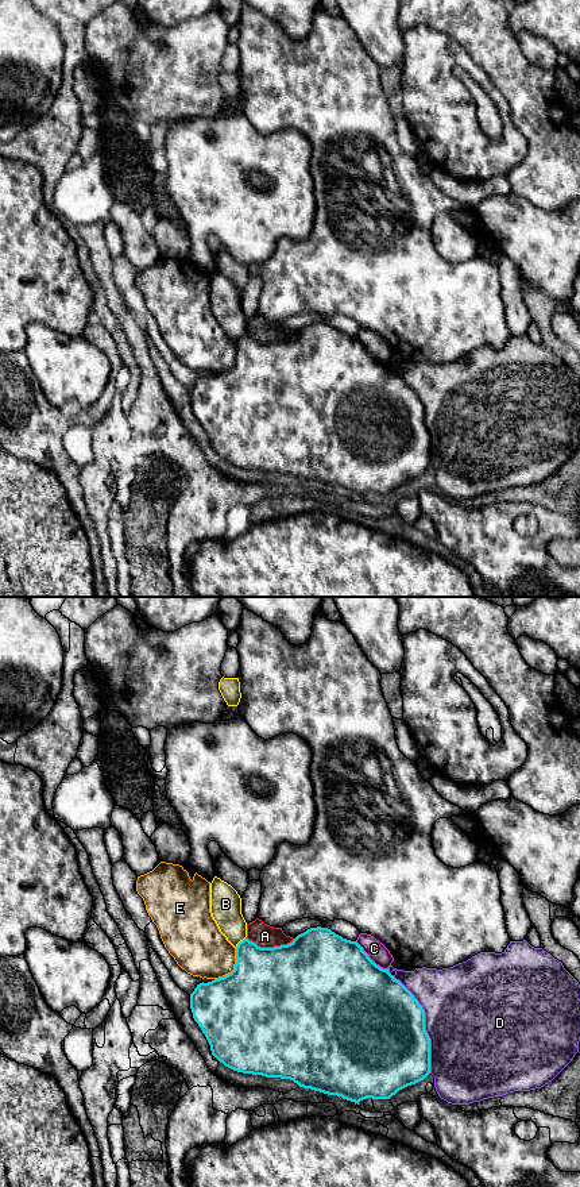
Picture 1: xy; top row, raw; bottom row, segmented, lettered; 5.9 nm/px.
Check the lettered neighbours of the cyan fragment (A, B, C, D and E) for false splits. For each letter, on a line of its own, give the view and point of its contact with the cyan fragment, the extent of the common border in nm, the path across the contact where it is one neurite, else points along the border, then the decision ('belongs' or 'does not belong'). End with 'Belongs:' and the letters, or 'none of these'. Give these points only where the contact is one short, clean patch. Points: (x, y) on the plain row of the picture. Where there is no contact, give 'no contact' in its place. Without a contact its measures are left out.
A: xy (270, 343) | 300 nm | does not belong
B: xy (239, 338) | 90 nm | does not belong
C: xy (370, 354) | 260 nm | does not belong
D: xy (424, 416) | 650 nm | does not belong
E: xy (235, 363) | 240 nm | does not belong
Belongs: none of these

